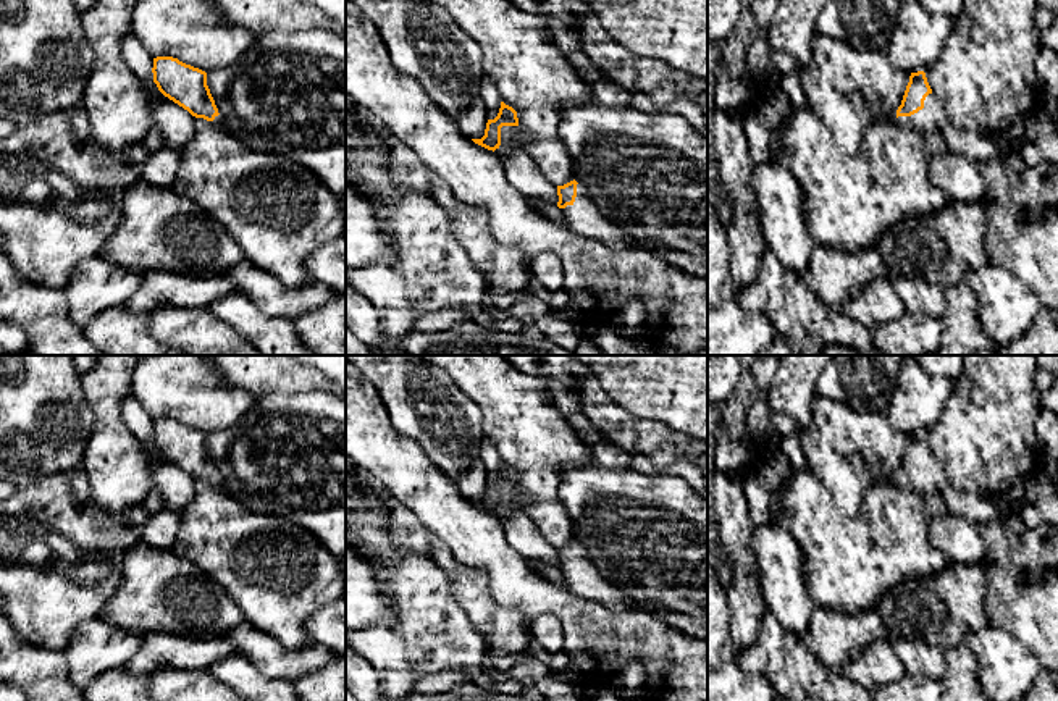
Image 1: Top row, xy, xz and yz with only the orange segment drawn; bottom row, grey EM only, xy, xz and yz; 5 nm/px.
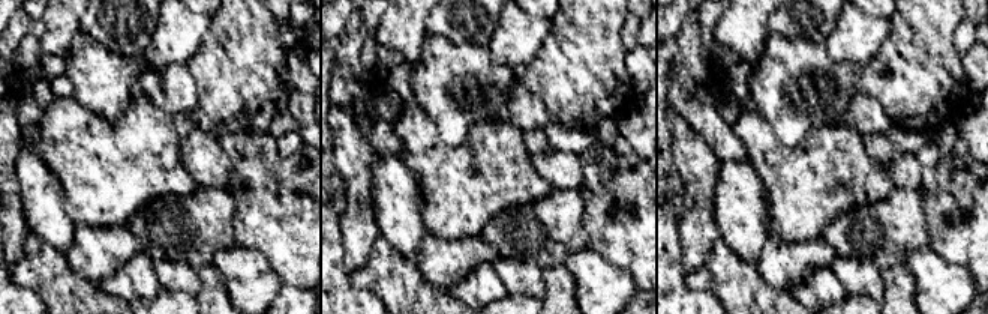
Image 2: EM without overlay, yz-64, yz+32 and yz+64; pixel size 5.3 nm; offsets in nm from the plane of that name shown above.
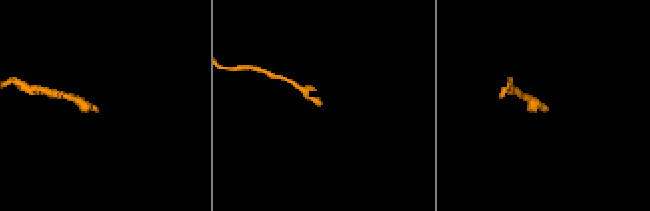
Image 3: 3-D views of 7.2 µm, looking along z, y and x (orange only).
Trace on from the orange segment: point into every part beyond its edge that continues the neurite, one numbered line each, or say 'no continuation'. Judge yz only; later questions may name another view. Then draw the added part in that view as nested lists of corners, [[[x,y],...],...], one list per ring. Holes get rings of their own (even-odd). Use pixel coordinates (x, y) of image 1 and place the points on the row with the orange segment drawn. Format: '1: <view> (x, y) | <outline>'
1: yz (932, 117) | [[[929,94],[924,100],[924,108],[911,116],[898,116],[896,121],[917,131],[919,134],[940,132],[947,126],[948,116],[943,107],[937,102],[934,94]]]

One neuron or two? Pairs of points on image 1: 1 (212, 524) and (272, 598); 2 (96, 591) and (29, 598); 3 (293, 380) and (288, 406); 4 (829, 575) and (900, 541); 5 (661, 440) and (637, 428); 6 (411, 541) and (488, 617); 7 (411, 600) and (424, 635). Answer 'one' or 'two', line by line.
1: one
2: one
3: two
4: one
5: one
6: one
7: one

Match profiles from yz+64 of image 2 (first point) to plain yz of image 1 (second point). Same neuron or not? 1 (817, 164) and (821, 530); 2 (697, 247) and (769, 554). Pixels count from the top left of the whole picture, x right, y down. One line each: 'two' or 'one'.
1: one
2: two

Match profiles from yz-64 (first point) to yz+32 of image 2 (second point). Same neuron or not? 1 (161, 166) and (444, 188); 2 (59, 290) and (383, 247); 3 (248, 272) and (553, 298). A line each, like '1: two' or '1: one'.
1: one
2: one
3: two

